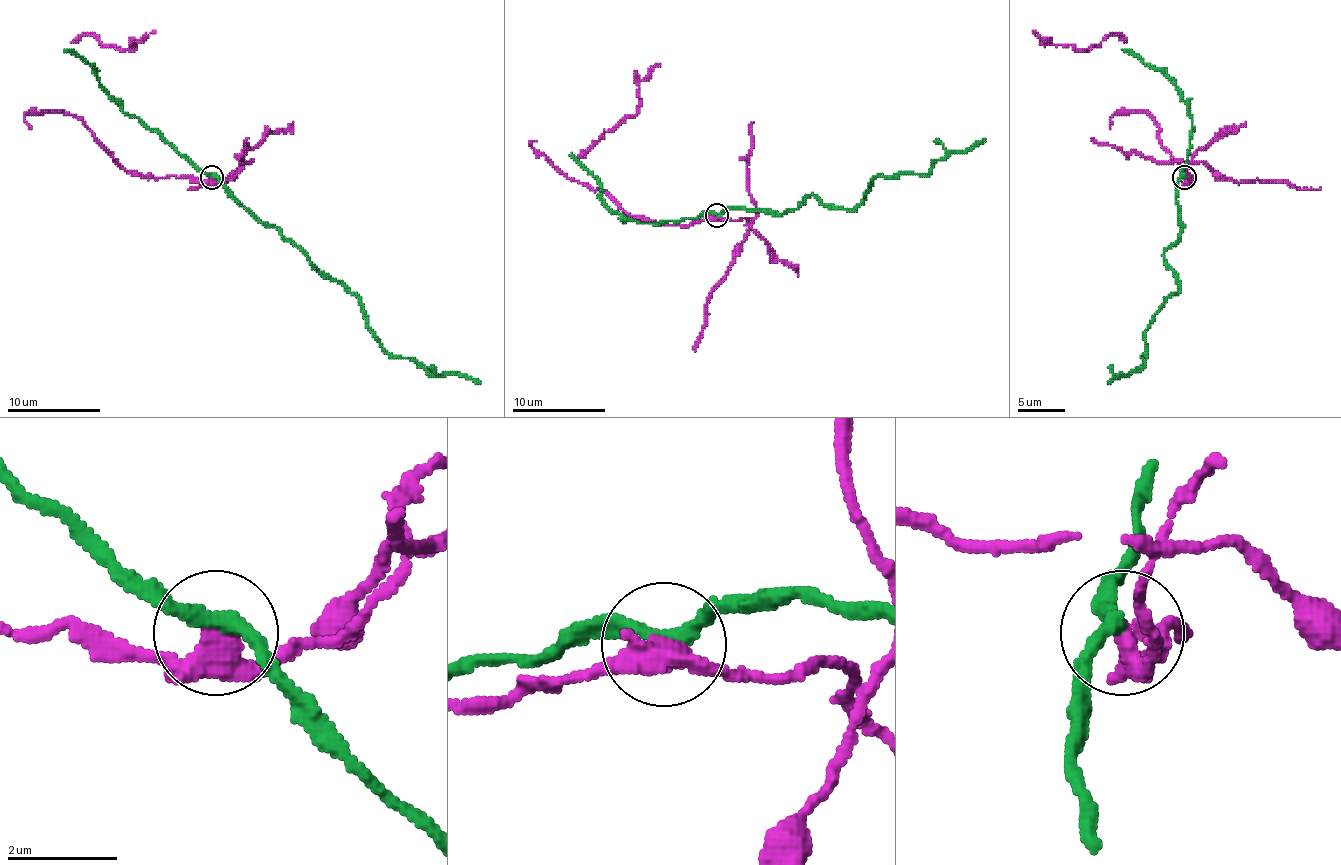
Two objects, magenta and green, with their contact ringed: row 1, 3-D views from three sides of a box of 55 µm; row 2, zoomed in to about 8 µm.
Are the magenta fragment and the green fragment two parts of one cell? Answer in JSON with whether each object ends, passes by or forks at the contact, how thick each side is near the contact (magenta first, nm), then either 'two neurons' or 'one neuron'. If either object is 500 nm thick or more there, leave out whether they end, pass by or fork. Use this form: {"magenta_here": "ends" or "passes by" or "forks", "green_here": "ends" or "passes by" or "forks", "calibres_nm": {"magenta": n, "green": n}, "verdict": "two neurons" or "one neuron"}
{"magenta_here": "passes by", "green_here": "passes by", "calibres_nm": {"magenta": 360, "green": 260}, "verdict": "two neurons"}

